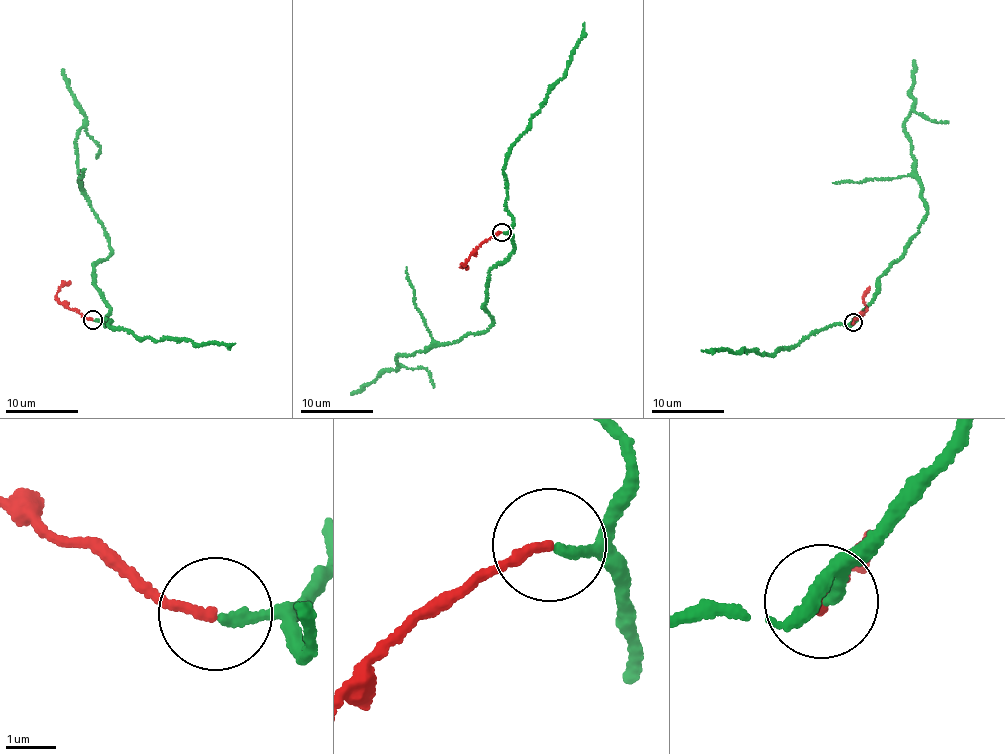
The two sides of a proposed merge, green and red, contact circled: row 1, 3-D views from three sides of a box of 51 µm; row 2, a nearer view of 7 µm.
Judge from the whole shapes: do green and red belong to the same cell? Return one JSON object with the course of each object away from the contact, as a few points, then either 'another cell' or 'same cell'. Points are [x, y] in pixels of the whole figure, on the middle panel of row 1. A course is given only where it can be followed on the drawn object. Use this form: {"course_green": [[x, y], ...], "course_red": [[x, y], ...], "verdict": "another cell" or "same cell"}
{"course_green": [[503, 232], [513, 252], [490, 270], [484, 302], [492, 324], [400, 353], [393, 370], [350, 394]], "course_red": [[501, 232], [478, 247], [466, 264], [462, 264], [466, 270]], "verdict": "another cell"}

